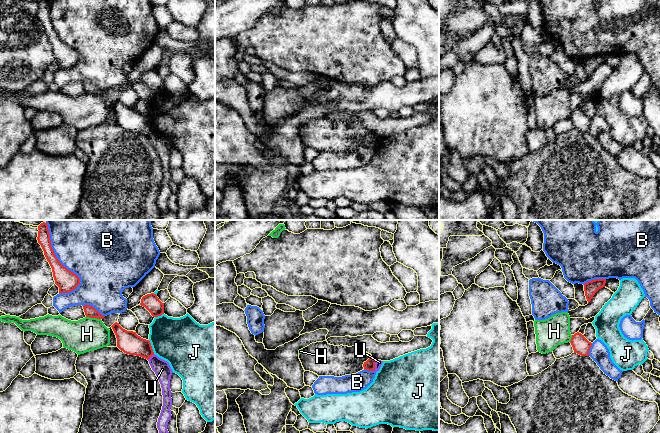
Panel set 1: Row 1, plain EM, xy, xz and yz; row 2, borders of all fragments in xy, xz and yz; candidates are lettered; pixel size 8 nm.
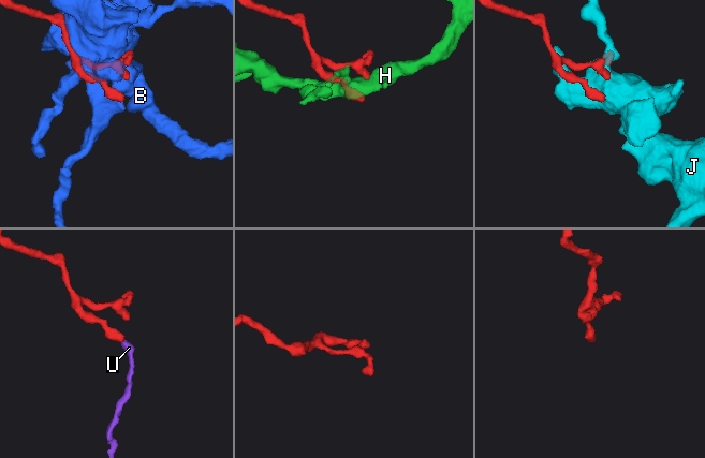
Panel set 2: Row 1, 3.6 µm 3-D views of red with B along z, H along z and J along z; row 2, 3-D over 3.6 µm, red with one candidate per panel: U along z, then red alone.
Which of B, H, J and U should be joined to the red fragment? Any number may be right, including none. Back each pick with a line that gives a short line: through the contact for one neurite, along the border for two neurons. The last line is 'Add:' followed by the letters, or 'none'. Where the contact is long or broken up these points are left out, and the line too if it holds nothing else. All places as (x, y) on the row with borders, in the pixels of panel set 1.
Add: none

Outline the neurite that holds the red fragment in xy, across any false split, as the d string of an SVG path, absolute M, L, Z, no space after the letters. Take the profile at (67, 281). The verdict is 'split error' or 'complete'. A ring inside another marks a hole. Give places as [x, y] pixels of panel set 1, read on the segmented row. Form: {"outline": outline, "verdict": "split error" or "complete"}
{"outline": "M41 223L38 226L38 230L37 240L52 268L55 284L59 287L59 293L69 293L73 291L80 284L80 278L64 267L54 254L47 223Z", "verdict": "complete"}

